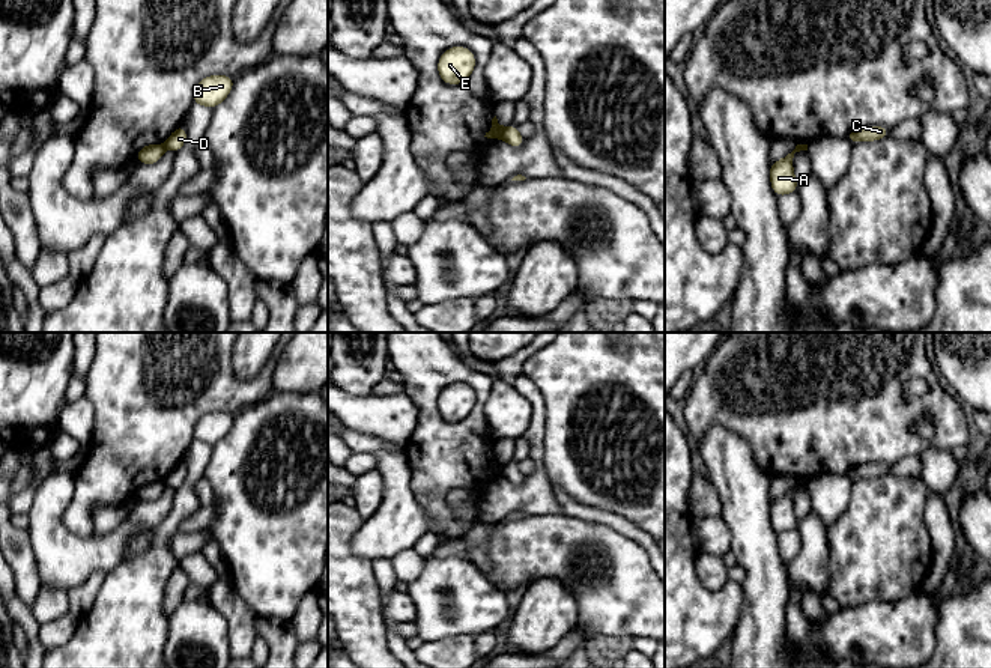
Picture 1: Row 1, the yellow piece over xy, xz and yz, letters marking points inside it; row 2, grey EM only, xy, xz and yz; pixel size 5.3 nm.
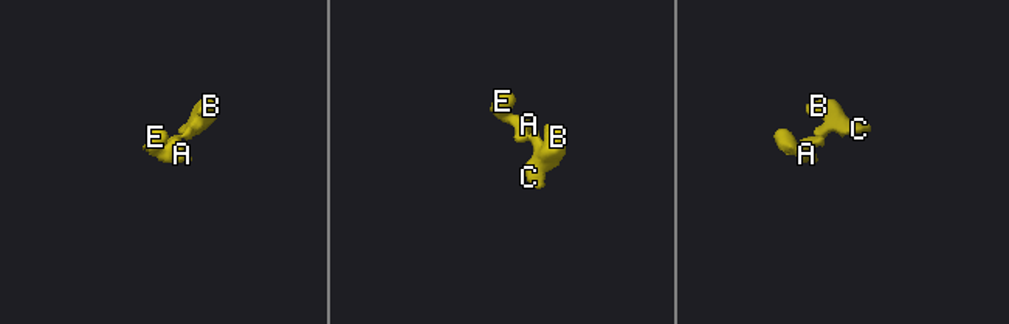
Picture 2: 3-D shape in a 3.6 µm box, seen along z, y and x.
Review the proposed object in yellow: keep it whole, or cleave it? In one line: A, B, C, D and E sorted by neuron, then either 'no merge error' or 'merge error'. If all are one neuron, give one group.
A E / B C D; merge error

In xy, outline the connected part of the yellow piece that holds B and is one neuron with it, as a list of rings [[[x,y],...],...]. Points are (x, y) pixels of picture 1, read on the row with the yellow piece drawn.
[[[211,75],[200,80],[192,95],[199,105],[215,108],[232,92],[235,78],[227,75]]]

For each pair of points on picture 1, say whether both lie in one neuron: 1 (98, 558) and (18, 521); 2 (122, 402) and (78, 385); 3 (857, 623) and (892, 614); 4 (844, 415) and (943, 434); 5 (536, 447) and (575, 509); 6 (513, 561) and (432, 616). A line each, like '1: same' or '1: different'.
1: different
2: different
3: same
4: same
5: different
6: different

